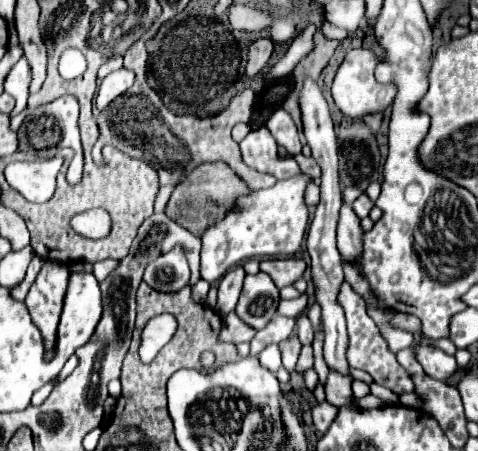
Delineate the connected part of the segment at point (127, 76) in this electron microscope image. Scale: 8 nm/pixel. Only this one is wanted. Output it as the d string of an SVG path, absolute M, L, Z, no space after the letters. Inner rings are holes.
M120 68L110 72L98 88L96 94L96 107L98 110L103 110L105 107L120 94L124 94L130 86L134 84L134 72L128 68Z

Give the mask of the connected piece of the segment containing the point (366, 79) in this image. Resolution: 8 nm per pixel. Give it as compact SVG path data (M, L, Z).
M352 48L348 50L348 54L344 56L336 76L334 76L334 82L332 82L332 98L334 98L334 104L346 114L346 116L352 116L352 118L362 118L364 114L372 114L372 112L378 112L378 110L386 110L390 106L390 102L394 100L396 96L396 86L394 84L380 84L374 76L374 70L376 70L376 64L380 62L382 58L378 54L374 54L370 48Z

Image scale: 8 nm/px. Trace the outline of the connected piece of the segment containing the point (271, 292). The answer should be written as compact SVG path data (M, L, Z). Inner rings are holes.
M264 272L254 276L246 276L244 288L236 306L236 314L254 330L264 328L270 318L276 314L278 306L278 288L274 286L272 278Z

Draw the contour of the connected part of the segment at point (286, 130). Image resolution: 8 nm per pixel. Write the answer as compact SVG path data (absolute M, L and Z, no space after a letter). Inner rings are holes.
M282 108L274 110L272 116L266 120L266 128L272 132L272 136L280 148L286 148L286 152L290 152L292 156L300 154L302 144L298 138L298 130L286 110L282 110Z

